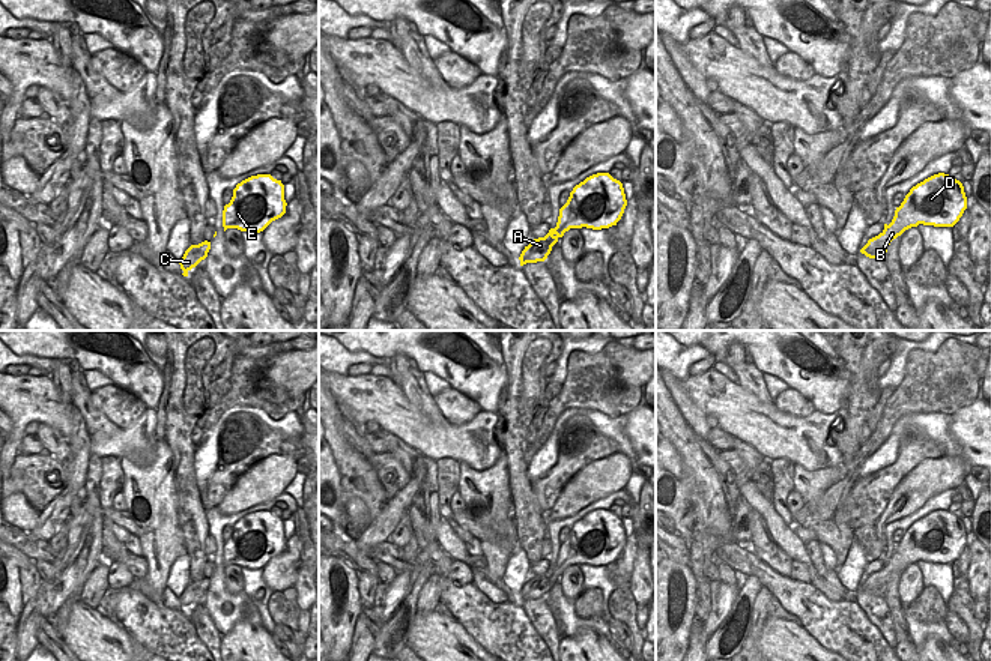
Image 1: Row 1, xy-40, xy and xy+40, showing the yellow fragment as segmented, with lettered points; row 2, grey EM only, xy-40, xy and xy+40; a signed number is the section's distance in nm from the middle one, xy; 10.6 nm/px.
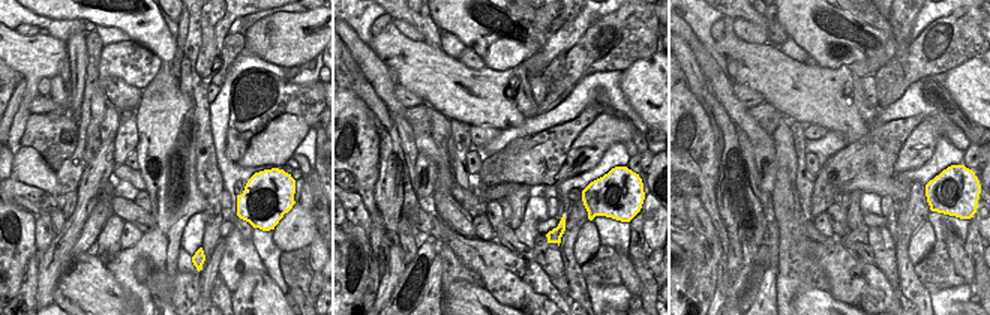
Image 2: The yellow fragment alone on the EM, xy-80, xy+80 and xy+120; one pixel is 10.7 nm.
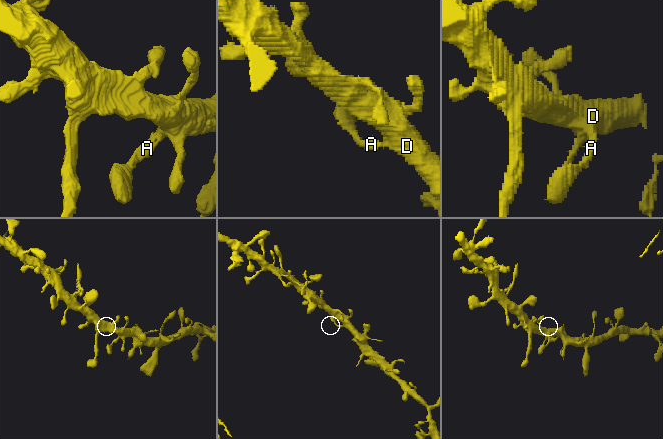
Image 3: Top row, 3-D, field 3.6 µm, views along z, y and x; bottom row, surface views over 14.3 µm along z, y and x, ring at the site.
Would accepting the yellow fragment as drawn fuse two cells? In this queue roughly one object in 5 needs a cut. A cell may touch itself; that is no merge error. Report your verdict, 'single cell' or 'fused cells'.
single cell

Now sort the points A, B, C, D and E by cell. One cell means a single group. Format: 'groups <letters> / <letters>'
groups A B C D E

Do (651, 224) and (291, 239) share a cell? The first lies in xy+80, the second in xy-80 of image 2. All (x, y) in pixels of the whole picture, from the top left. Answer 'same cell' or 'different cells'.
different cells

